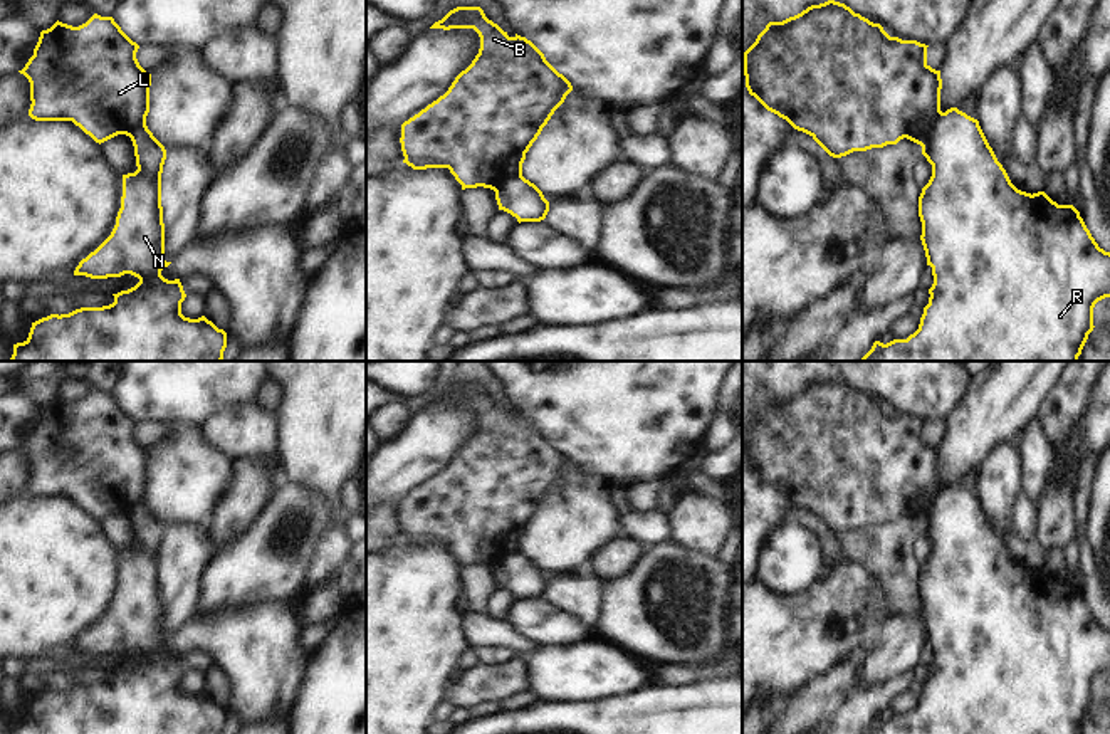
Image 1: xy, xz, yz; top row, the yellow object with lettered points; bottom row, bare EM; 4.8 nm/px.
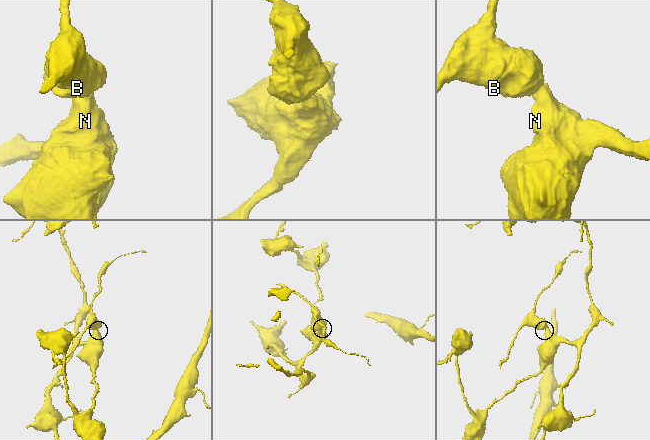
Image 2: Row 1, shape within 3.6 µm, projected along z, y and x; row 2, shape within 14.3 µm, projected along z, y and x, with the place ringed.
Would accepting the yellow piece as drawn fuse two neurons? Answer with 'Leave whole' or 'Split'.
Split.

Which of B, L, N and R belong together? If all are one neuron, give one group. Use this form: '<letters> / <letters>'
B L / N R

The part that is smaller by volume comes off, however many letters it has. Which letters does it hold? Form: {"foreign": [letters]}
{"foreign": ["B", "L"]}

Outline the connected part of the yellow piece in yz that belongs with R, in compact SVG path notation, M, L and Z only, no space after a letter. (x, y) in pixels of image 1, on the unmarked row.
M950 484L942 489L925 521L922 531L932 541L932 553L919 573L919 593L922 598L922 621L927 642L932 643L934 660L929 665L929 680L924 684L919 705L907 716L893 716L887 721L875 717L863 734L1078 734L1093 707L1093 684L1098 677L1110 674L1110 628L1098 623L1086 605L1080 588L1073 581L1058 581L1045 568L1026 569L1018 566L989 522L979 497Z

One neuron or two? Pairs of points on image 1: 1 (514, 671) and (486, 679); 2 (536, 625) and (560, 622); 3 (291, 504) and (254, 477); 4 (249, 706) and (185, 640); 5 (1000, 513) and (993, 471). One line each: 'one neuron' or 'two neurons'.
1: one neuron
2: one neuron
3: two neurons
4: one neuron
5: one neuron

